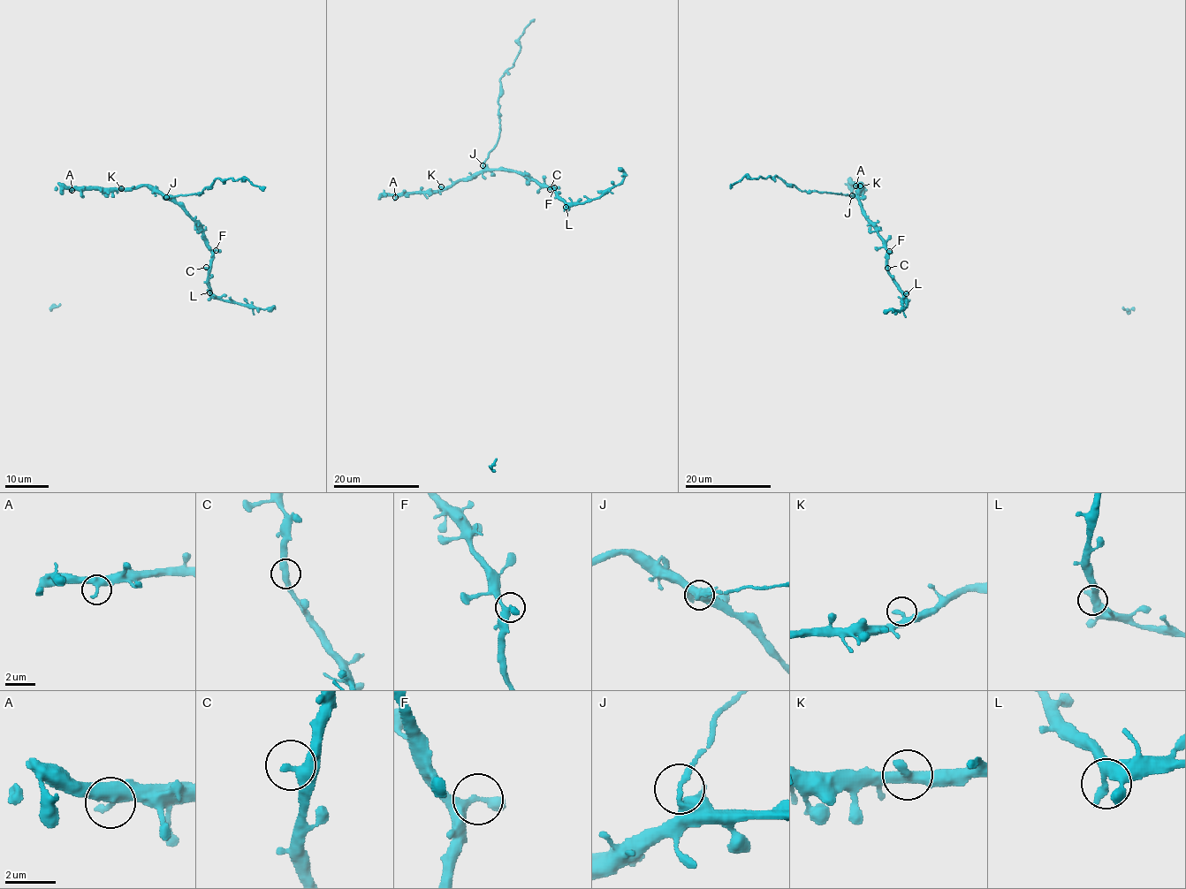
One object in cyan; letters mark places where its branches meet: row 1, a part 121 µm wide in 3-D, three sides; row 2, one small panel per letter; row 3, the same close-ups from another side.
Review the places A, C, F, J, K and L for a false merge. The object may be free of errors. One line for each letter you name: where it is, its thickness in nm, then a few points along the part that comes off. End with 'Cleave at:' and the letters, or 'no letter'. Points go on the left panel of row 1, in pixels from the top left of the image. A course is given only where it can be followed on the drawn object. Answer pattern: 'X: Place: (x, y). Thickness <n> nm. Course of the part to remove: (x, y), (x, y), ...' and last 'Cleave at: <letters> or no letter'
J: Place: (166, 197). Thickness 260 nm. Course of the part to remove: (167, 197), (202, 192), (217, 178), (247, 179), (265, 188)
Cleave at: J

